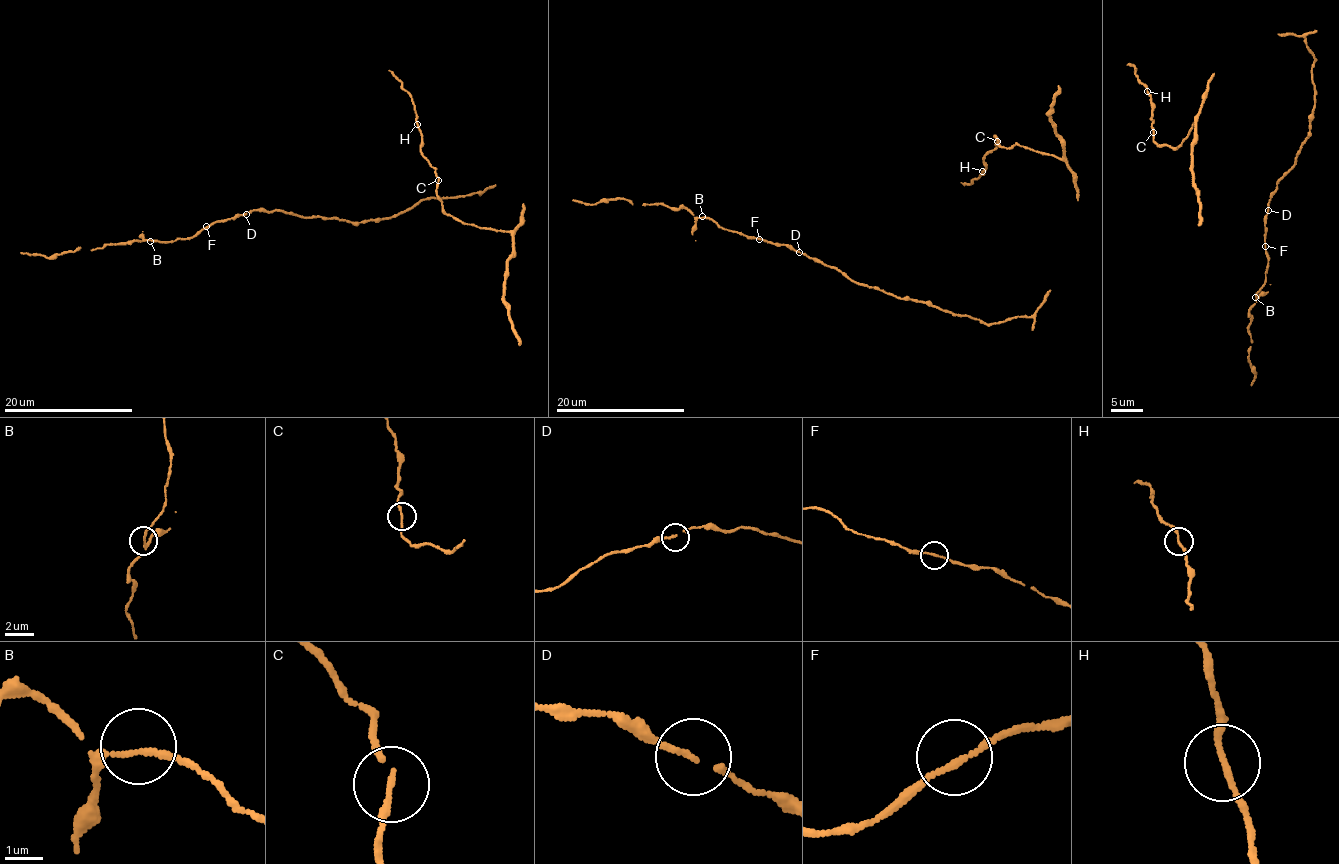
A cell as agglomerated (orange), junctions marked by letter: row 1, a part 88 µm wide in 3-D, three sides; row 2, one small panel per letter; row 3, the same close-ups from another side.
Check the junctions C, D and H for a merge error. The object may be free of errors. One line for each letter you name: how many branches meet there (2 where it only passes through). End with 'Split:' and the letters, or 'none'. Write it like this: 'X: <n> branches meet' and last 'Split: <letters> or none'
Split: none

